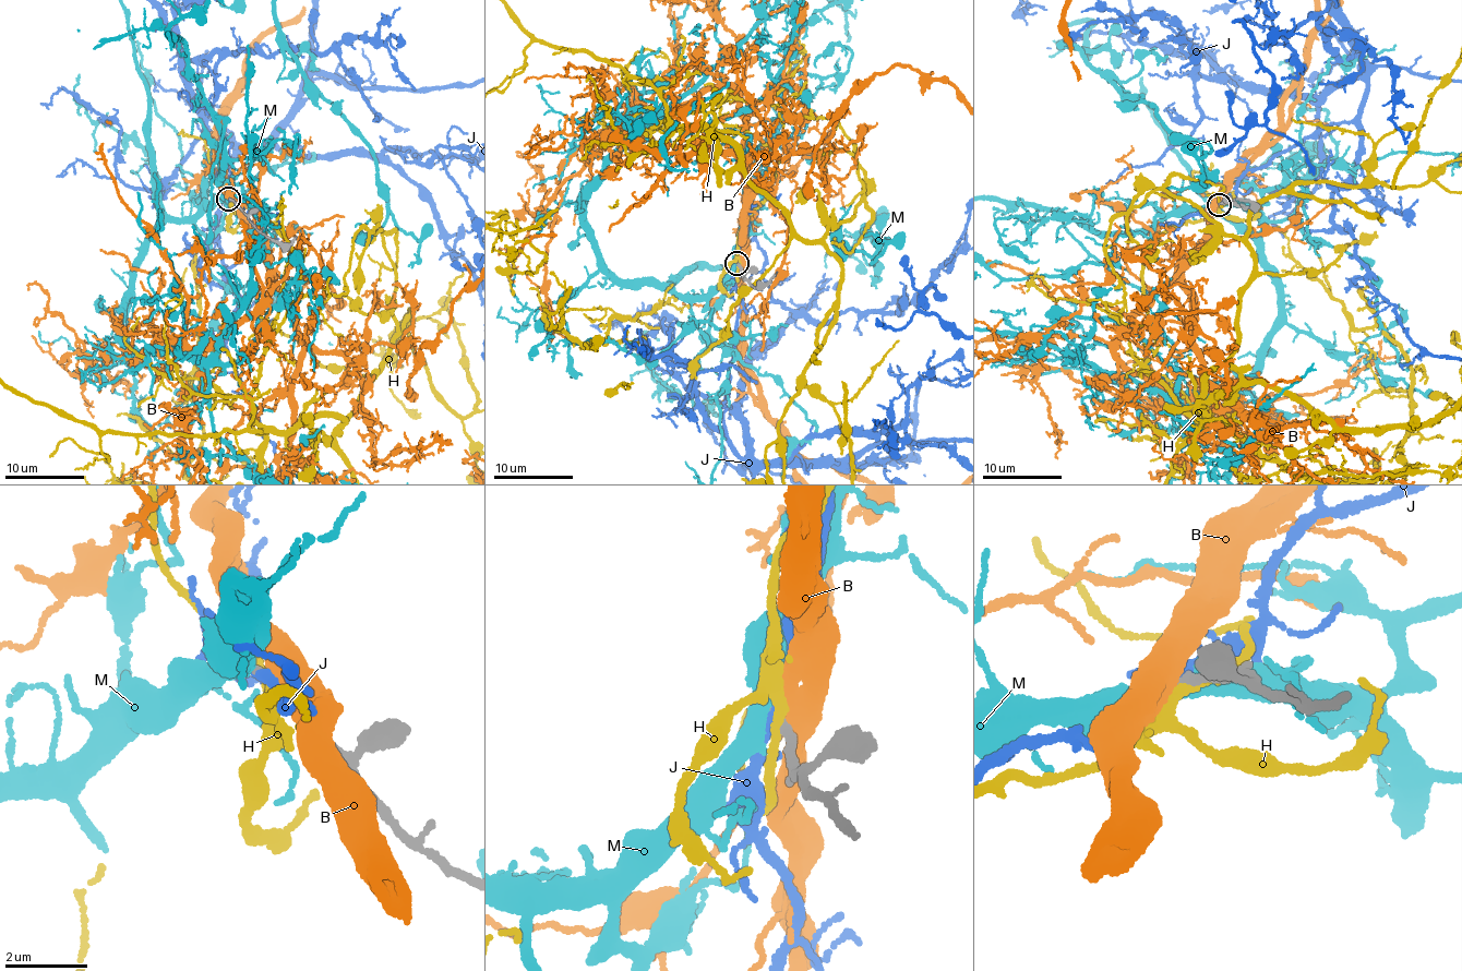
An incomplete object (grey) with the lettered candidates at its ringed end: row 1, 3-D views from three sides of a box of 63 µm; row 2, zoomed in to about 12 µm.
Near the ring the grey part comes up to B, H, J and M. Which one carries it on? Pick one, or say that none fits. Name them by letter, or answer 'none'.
none

